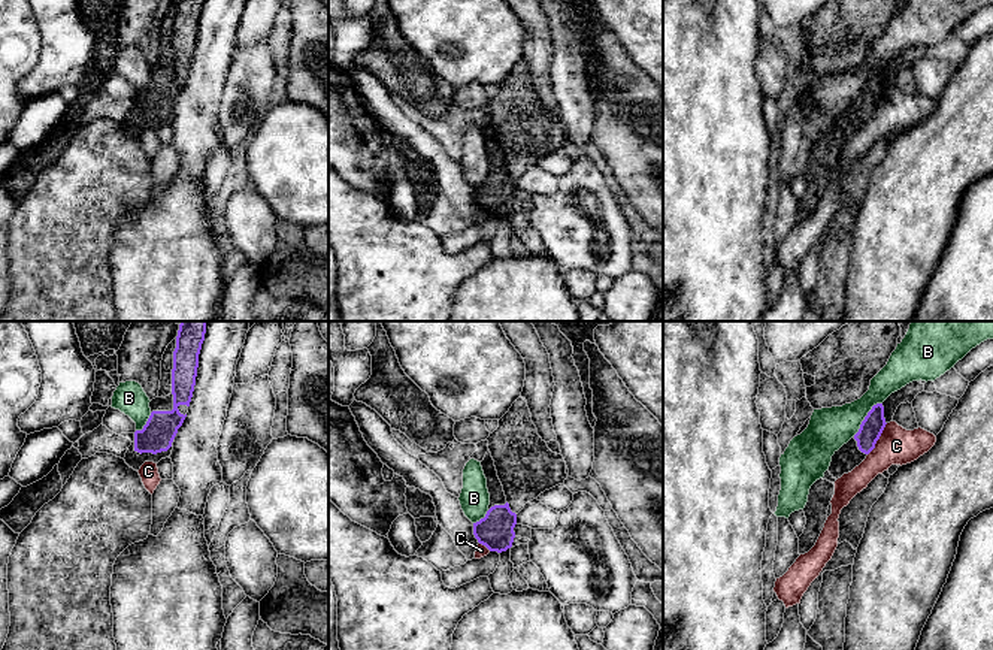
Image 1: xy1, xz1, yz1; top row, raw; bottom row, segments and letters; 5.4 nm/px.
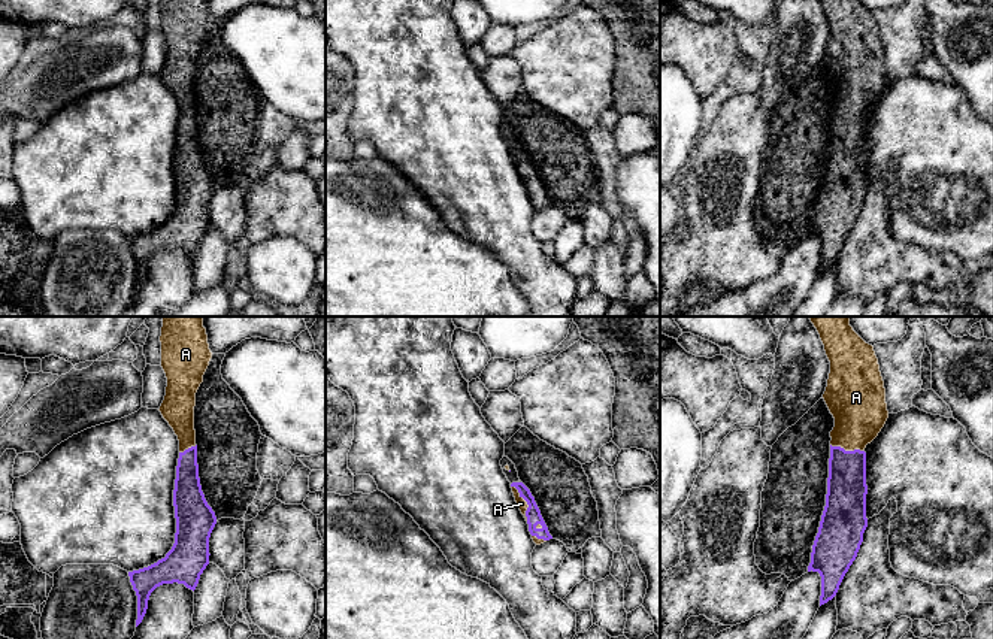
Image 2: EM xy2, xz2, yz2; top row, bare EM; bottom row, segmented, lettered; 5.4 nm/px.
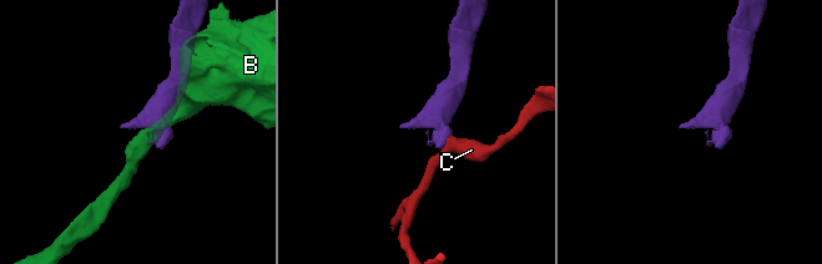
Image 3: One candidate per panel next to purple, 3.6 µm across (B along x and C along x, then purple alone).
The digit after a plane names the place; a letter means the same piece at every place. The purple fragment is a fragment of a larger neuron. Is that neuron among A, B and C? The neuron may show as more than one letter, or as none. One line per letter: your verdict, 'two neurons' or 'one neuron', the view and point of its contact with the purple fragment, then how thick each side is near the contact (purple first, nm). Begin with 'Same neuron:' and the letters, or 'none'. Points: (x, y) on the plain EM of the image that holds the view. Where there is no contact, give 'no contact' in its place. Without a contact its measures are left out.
Same neuron: A
A: one neuron; meets purple in xz2 at (526, 166); 80 nm thick on the purple side, 50 nm on the other
B: two neurons; meets purple in yz1 at (865, 82); 120 nm thick on the purple side, 220 nm on the other
C: two neurons; meets purple in yz1 at (878, 103); 120 nm thick on the purple side, 200 nm on the other

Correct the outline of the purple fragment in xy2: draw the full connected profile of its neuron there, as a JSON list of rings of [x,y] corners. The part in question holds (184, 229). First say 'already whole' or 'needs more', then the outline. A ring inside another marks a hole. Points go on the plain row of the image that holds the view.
needs more; [[[161,0],[161,33],[167,43],[166,61],[160,72],[163,84],[173,94],[179,106],[179,124],[173,155],[176,184],[175,209],[164,224],[157,228],[128,237],[130,248],[137,261],[136,293],[142,288],[151,258],[163,249],[184,249],[196,255],[200,240],[209,230],[209,203],[217,190],[217,182],[202,157],[197,130],[197,110],[194,96],[196,58],[203,48],[203,40],[212,24],[208,0]]]

